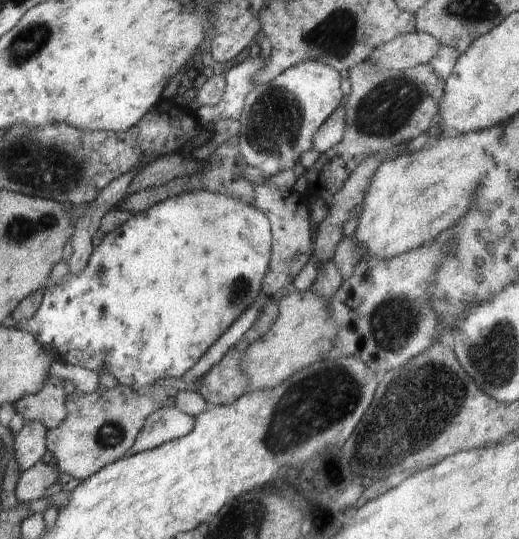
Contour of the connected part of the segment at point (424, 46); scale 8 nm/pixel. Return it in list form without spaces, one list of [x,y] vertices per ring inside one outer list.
[[[418,30],[396,37],[374,49],[368,57],[377,67],[404,70],[428,63],[442,44],[434,35]]]

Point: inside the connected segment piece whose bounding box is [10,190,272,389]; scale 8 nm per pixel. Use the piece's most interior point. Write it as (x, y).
(159, 290)

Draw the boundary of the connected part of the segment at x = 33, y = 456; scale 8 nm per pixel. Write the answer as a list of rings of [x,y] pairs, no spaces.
[[[30,421],[15,436],[15,453],[22,472],[32,468],[46,454],[46,431],[41,422]]]

